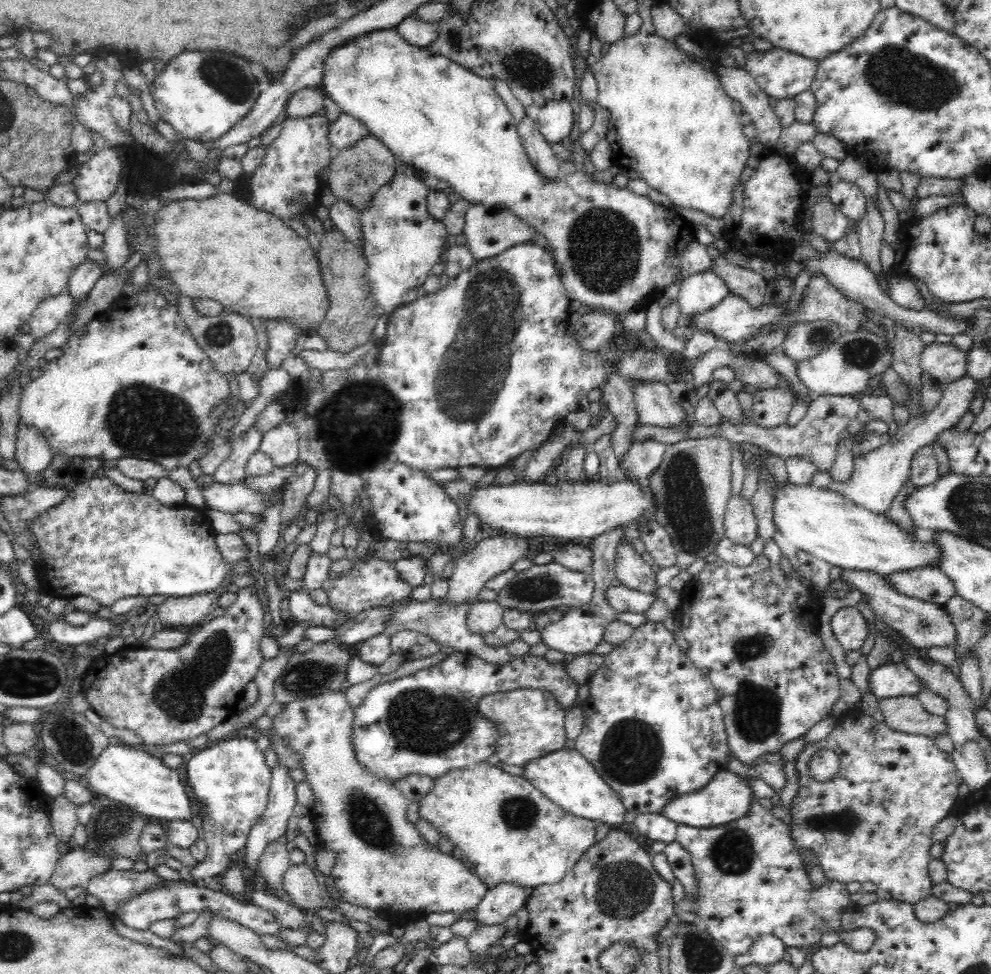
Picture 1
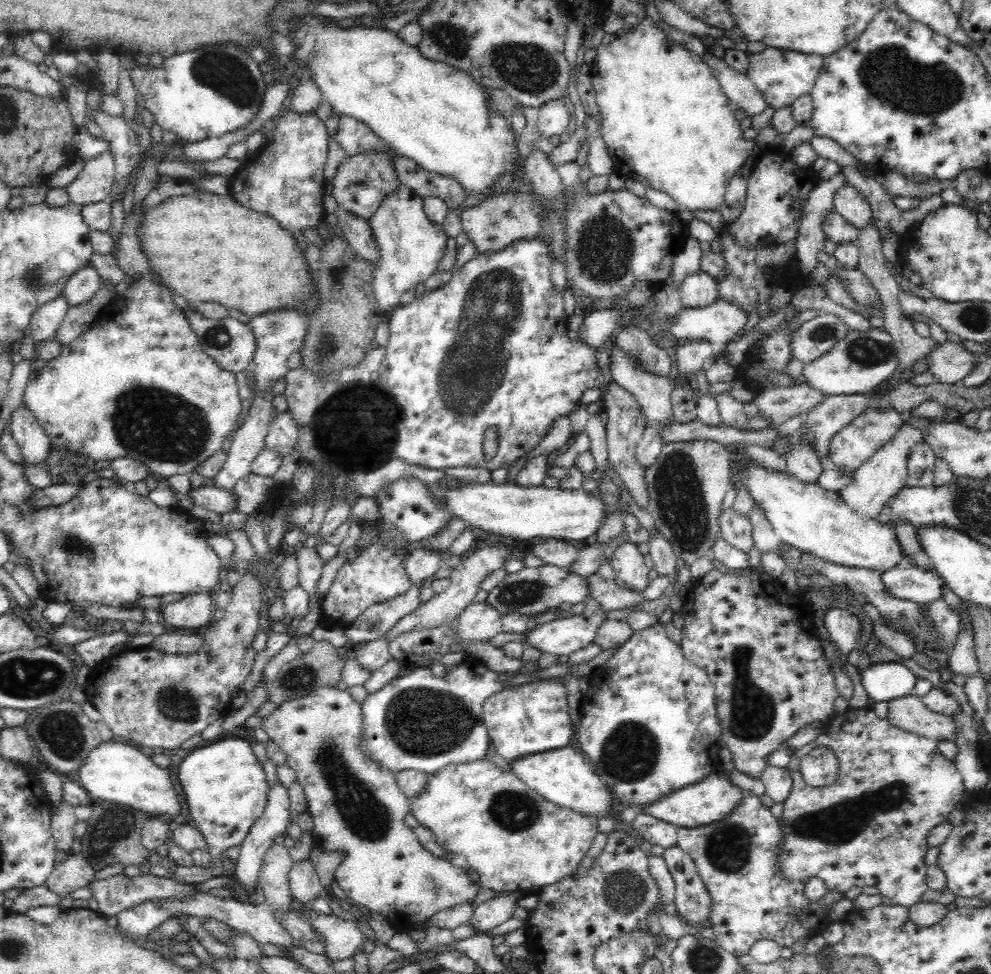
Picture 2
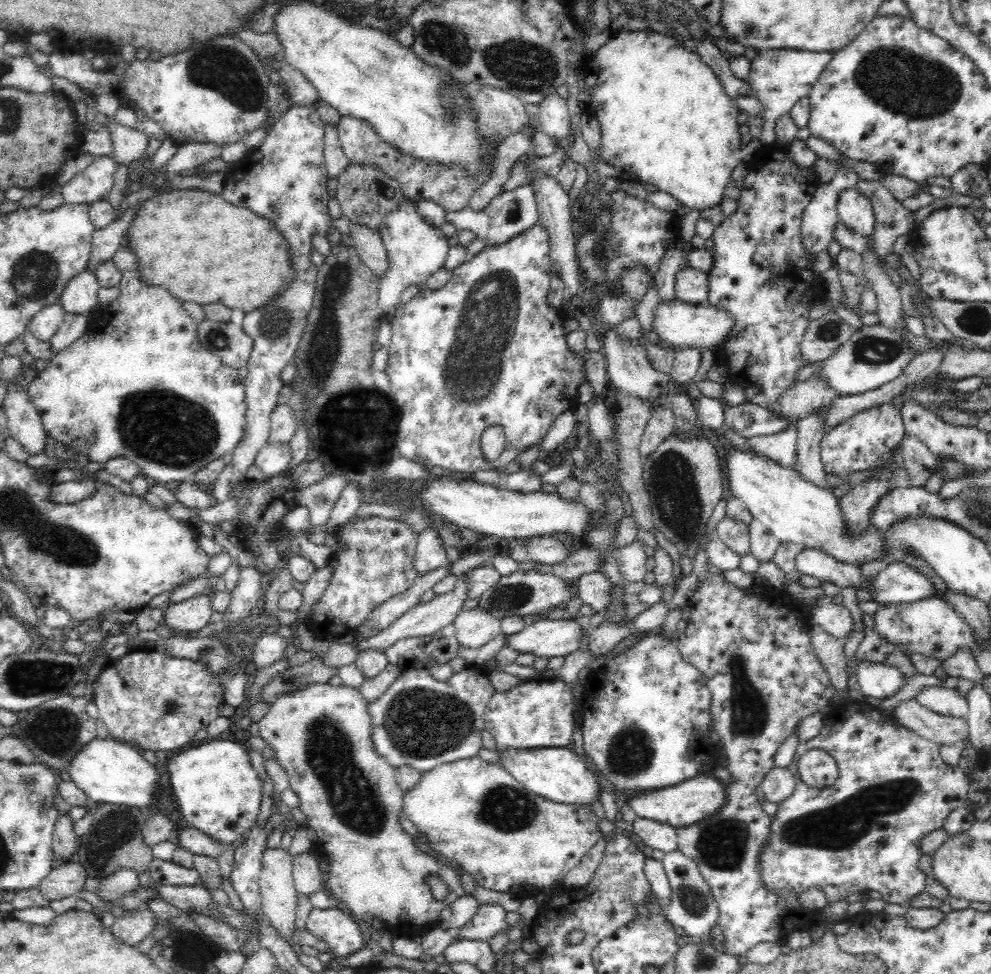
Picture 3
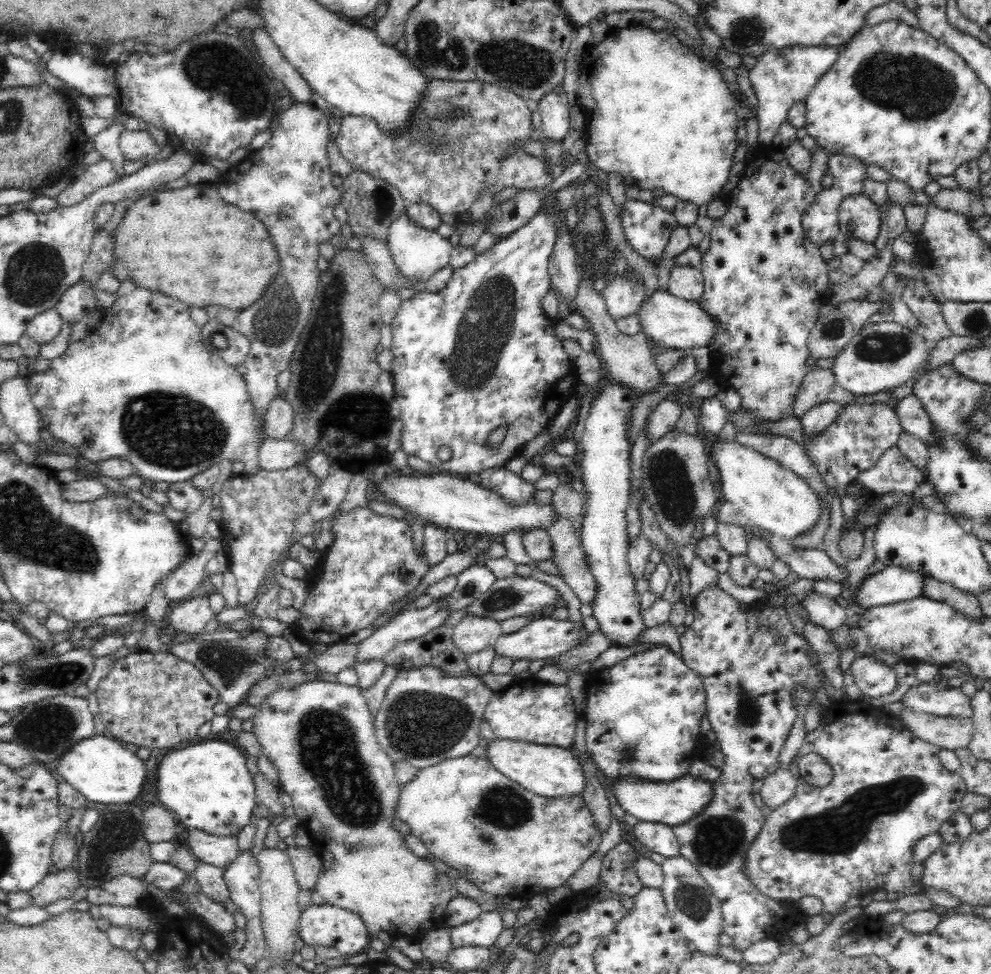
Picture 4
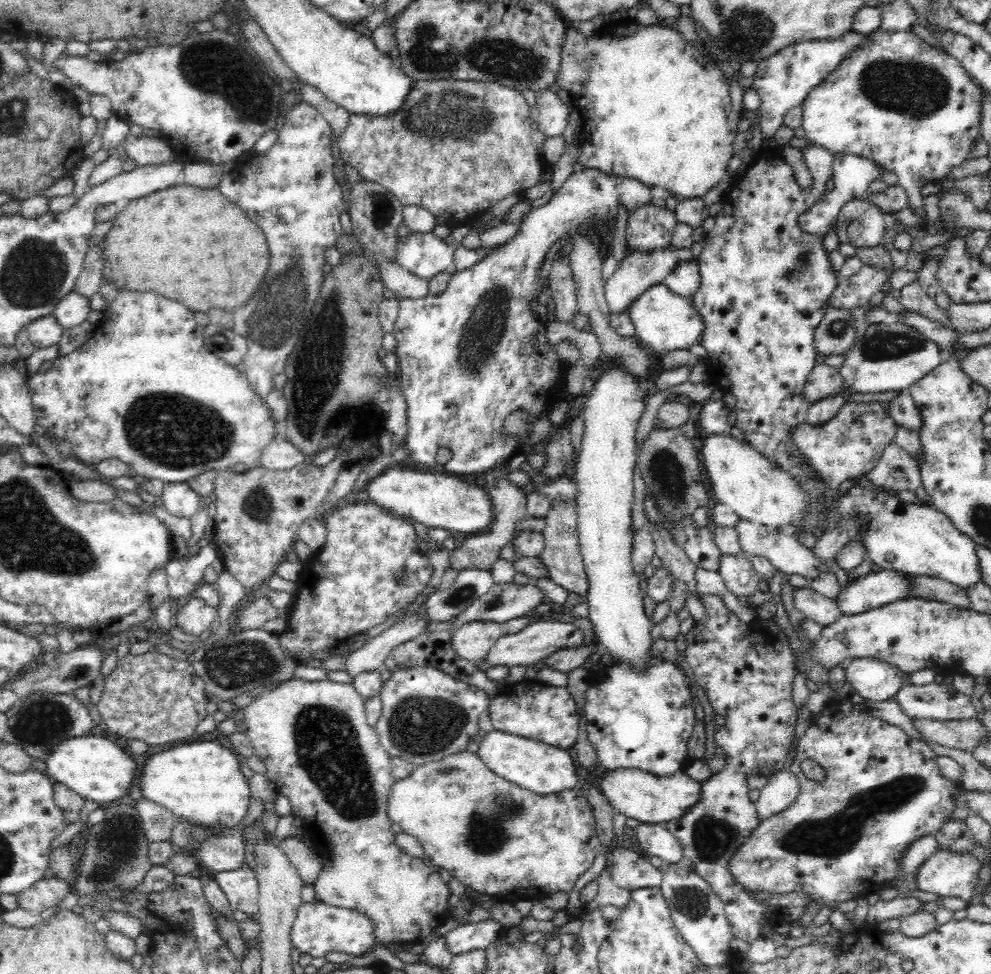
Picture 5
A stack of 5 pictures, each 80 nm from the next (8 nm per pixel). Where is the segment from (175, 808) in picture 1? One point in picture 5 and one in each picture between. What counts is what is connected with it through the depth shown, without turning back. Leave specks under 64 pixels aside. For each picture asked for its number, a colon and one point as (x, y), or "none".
2: (115, 771)
3: (108, 771)
4: (103, 770)
5: (93, 767)

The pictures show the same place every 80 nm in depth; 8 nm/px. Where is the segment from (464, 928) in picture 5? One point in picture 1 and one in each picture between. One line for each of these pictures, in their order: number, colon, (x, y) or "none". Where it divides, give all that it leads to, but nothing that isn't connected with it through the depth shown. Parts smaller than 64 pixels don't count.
1: (501, 902)
2: (491, 914)
3: (490, 920)
4: (482, 932)

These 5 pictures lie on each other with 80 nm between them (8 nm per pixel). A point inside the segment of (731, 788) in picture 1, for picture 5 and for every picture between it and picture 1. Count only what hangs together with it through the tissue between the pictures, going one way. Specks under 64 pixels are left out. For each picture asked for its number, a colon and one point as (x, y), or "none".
2: (709, 800)
3: (695, 799)
4: (672, 803)
5: (650, 799)

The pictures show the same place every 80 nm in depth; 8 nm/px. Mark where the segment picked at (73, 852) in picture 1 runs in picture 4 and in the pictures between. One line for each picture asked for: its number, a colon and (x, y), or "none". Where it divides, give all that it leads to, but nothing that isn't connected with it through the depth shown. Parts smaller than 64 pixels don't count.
2: (75, 872)
3: (67, 880)
4: (52, 887)

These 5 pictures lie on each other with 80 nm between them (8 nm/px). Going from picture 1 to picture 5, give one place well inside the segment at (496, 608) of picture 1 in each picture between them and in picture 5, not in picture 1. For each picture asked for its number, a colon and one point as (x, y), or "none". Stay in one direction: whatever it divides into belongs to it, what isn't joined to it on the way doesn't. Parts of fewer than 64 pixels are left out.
2: (478, 621)
3: (474, 627)
4: (471, 635)
5: (472, 641)

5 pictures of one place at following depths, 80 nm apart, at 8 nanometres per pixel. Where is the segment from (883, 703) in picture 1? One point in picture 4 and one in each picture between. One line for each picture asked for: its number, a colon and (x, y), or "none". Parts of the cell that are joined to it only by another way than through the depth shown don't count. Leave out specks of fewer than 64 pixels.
2: (908, 712)
3: (943, 730)
4: (949, 733)

